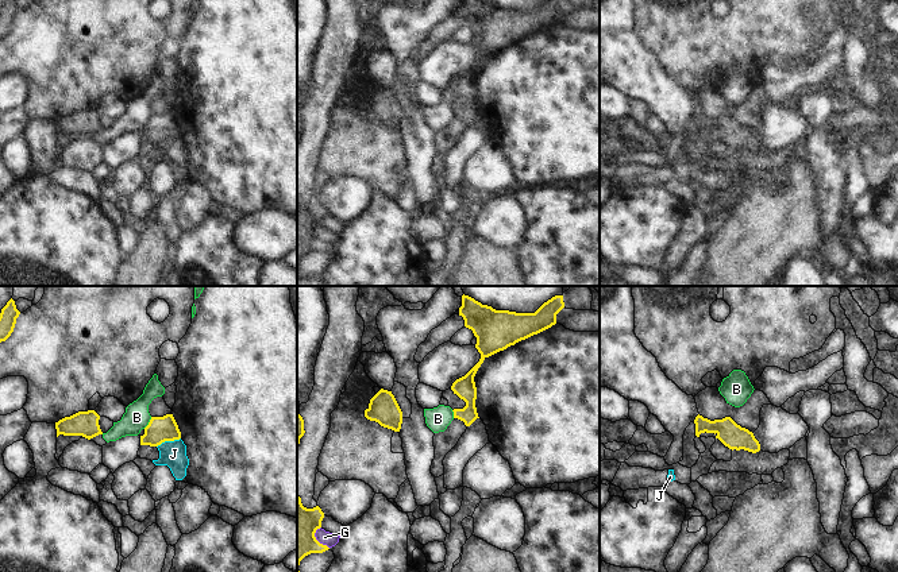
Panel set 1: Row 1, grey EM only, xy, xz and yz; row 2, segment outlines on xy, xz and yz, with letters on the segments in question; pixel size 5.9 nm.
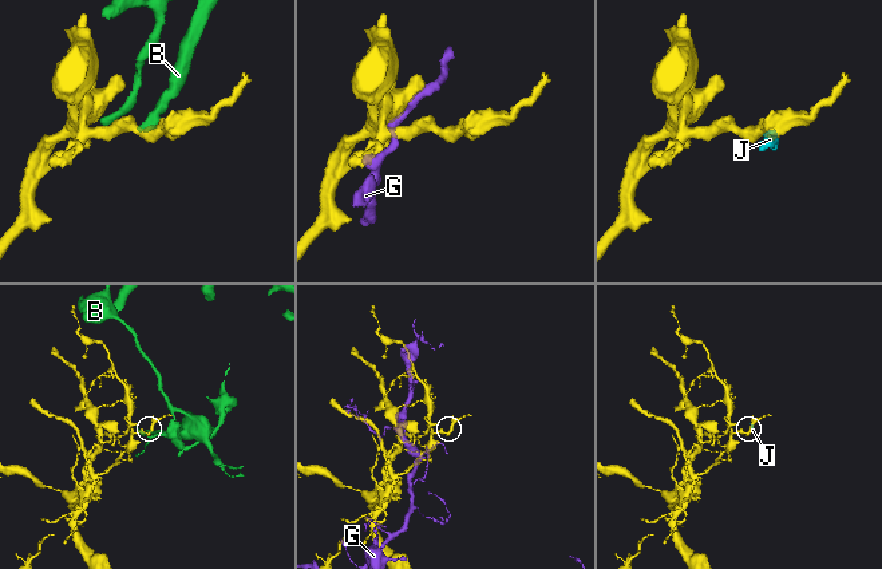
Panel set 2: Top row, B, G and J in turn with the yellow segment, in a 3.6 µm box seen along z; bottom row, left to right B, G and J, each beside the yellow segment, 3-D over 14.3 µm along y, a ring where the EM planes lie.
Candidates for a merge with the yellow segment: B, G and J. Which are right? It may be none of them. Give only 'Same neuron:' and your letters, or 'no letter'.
Same neuron: no letter

